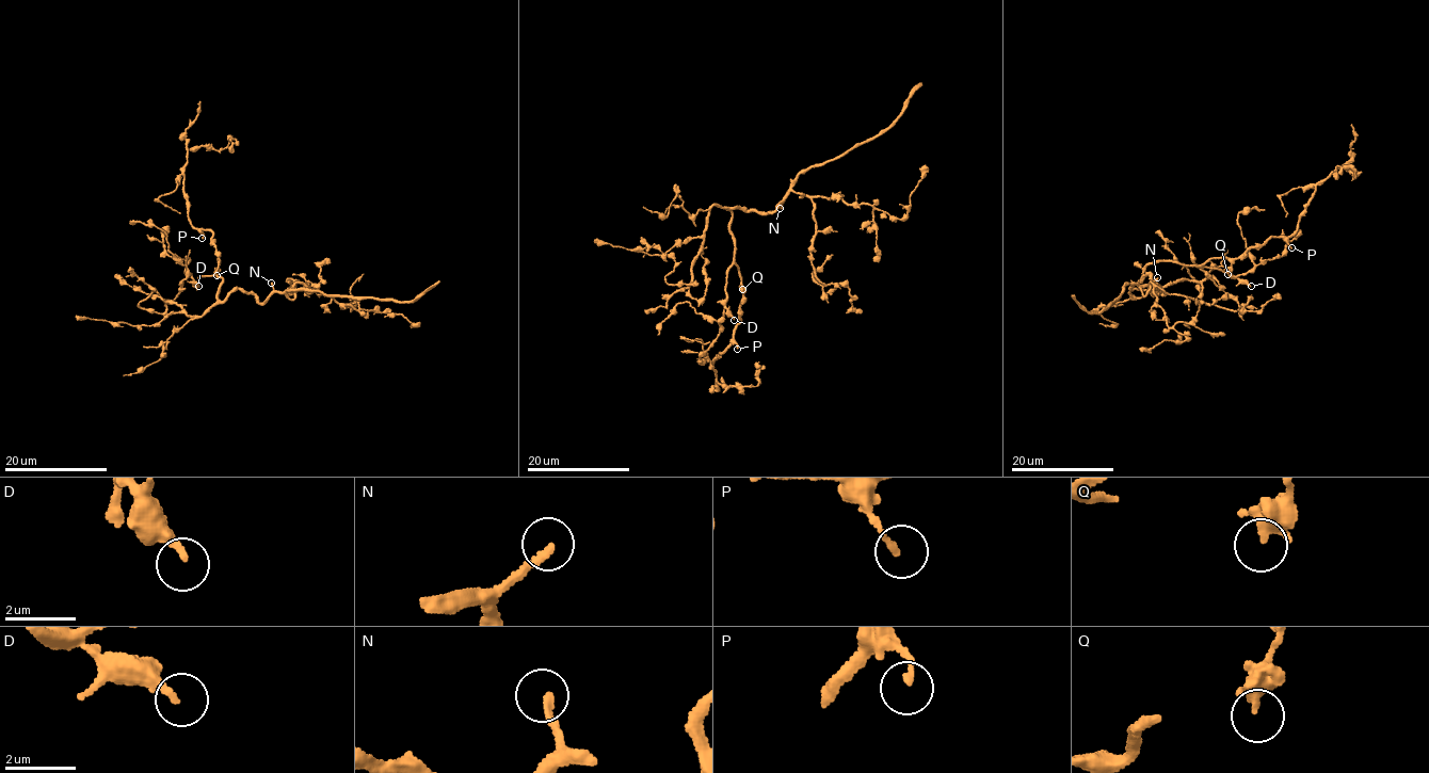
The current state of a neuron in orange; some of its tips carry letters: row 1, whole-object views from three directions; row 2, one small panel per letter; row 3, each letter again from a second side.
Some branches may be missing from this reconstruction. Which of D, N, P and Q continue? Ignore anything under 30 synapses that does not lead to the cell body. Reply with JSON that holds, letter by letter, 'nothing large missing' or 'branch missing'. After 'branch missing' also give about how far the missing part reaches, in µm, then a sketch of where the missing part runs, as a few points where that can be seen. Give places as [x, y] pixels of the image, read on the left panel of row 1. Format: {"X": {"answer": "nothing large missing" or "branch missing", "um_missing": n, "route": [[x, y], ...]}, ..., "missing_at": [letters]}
{"D": {"answer": "nothing large missing"}, "N": {"answer": "branch missing", "um_missing": 40, "route": [[271, 283], [271, 274], [256, 264], [255, 257], [267, 250], [271, 252], [271, 243], [276, 241], [299, 254]]}, "P": {"answer": "nothing large missing"}, "Q": {"answer": "nothing large missing"}, "missing_at": ["N"]}

